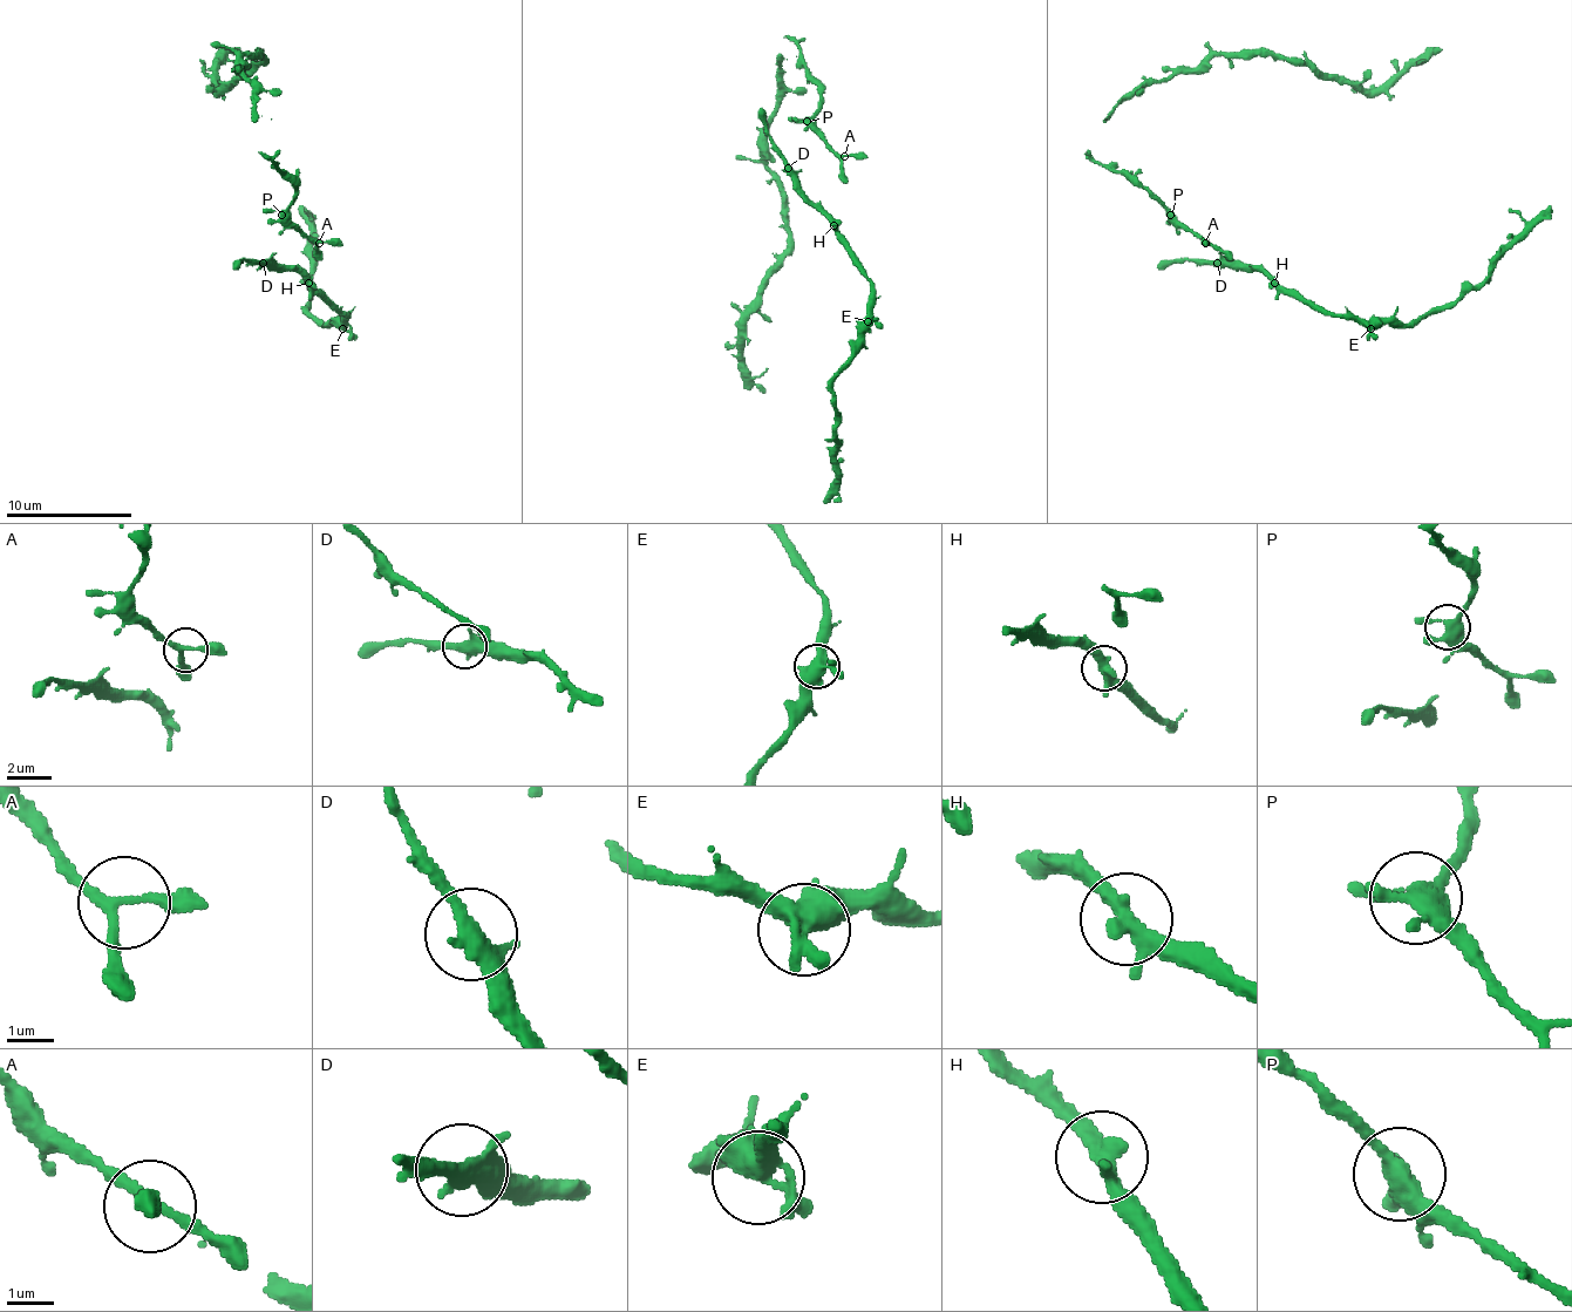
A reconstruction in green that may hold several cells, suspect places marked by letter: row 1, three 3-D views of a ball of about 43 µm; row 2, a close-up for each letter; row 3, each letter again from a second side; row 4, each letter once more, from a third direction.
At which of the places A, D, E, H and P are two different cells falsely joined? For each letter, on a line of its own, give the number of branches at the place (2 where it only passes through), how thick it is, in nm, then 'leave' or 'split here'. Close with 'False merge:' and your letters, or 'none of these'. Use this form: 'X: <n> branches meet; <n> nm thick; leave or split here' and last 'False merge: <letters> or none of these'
A: 3 branches meet; 200 nm thick; leave
D: 3 branches meet; 320 nm thick; leave
E: 4 branches meet; 440 nm thick; leave
H: 3 branches meet; 320 nm thick; leave
P: 4 branches meet; 360 nm thick; leave
False merge: none of these

